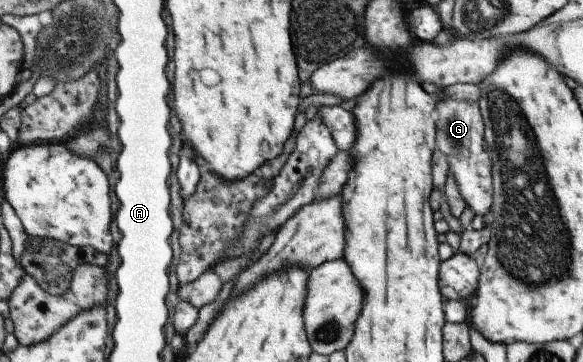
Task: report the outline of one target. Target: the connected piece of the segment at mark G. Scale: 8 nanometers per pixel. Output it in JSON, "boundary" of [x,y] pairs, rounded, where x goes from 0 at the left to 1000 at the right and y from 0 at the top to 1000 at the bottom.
{"boundary":[[[774,276],[750,279],[744,296],[746,406],[763,425],[768,467],[786,511],[786,530],[799,572],[806,572],[813,594],[832,594],[844,564],[842,442],[830,401],[830,345],[820,285]]]}

